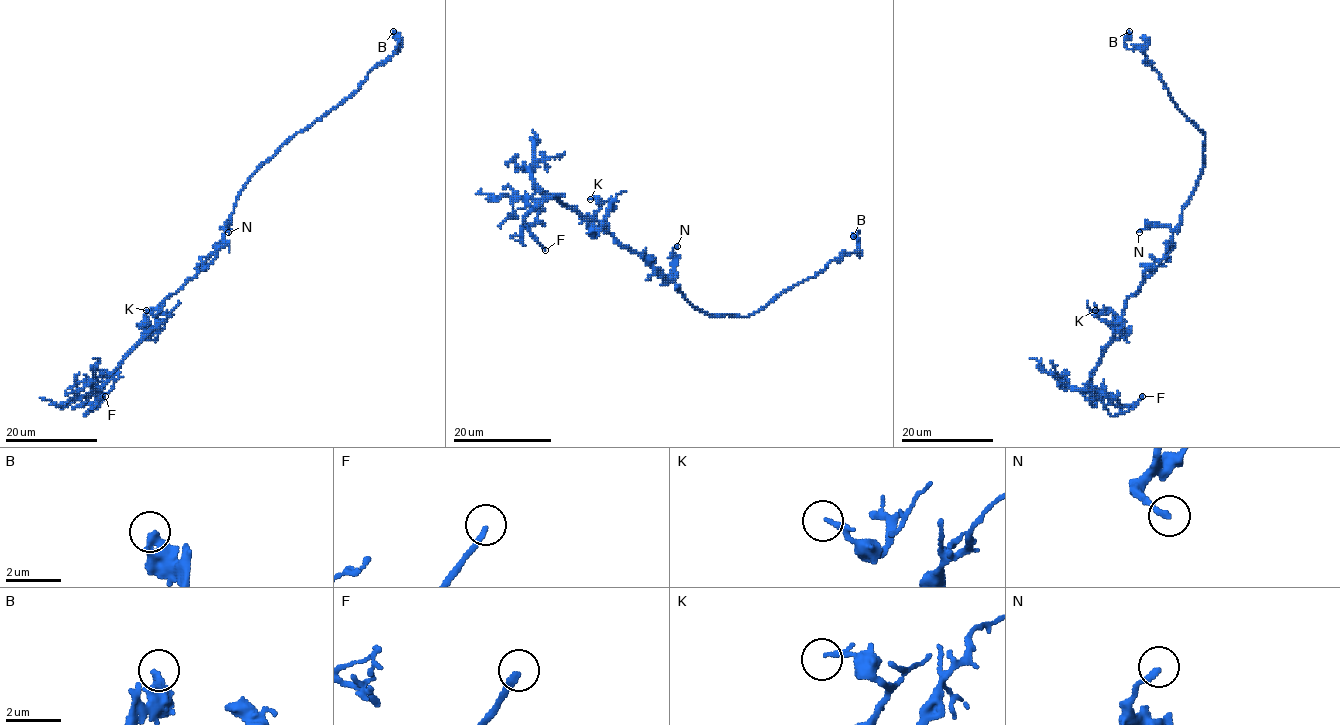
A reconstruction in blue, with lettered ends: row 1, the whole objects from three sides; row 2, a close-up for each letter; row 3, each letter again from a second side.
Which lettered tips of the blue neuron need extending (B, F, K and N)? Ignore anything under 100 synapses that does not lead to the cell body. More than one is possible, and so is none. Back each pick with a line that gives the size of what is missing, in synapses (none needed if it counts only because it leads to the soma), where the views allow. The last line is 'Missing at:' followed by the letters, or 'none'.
Missing at: F

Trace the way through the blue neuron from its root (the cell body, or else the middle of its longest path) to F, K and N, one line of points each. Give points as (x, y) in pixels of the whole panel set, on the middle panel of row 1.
F: (676, 285), (606, 232), (597, 221), (587, 220), (555, 196), (545, 199), (523, 218), (531, 235), (545, 250)
K: (676, 285), (606, 232), (597, 221), (588, 219), (601, 205), (599, 202), (590, 199)
N: (676, 285), (672, 252), (677, 246)

